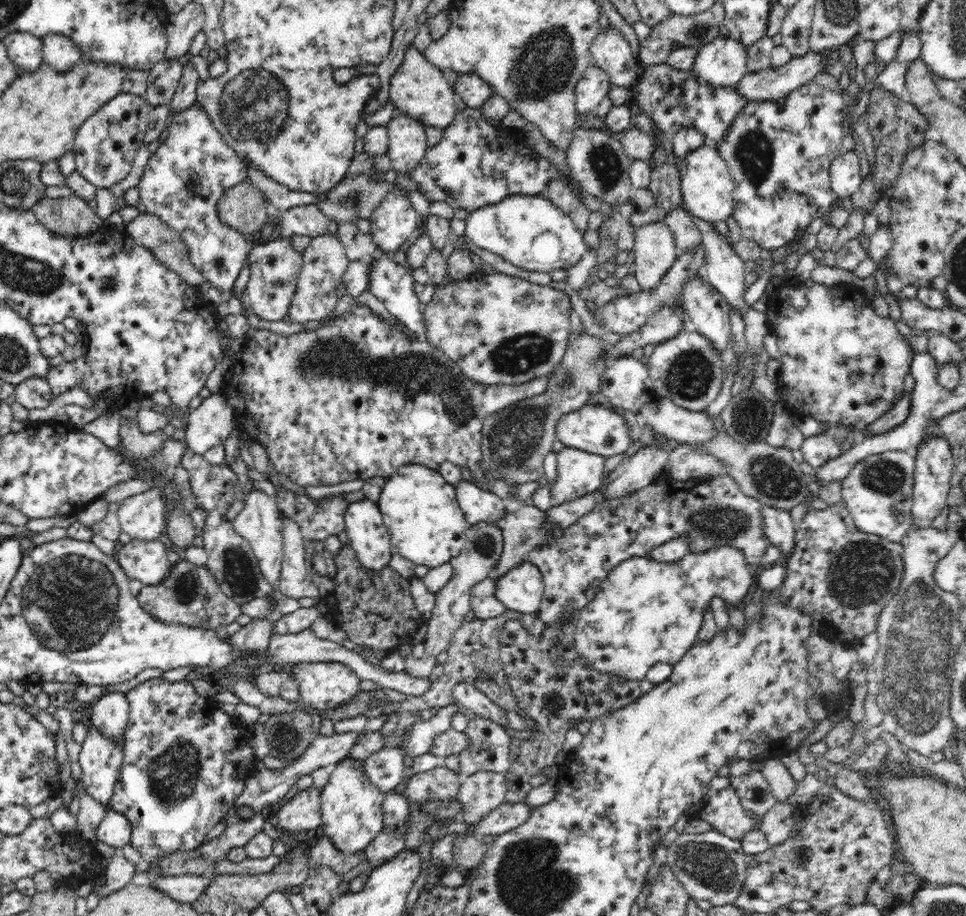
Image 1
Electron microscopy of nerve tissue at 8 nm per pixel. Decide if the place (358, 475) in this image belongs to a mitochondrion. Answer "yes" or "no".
no

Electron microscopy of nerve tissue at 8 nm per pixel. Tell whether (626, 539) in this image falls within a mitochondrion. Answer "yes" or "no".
no

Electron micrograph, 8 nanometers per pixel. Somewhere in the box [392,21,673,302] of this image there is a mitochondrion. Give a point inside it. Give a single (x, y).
(542, 68)

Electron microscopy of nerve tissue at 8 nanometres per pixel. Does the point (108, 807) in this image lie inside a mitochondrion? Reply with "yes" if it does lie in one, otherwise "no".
no

